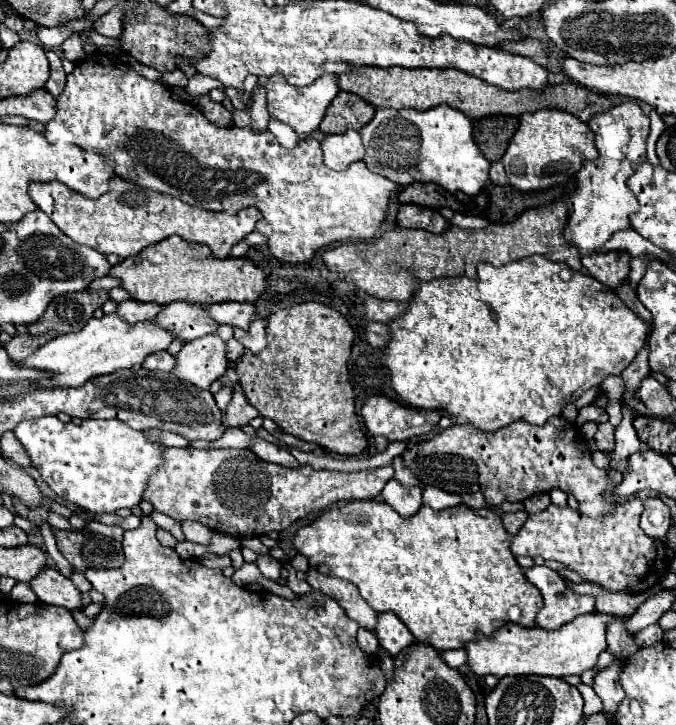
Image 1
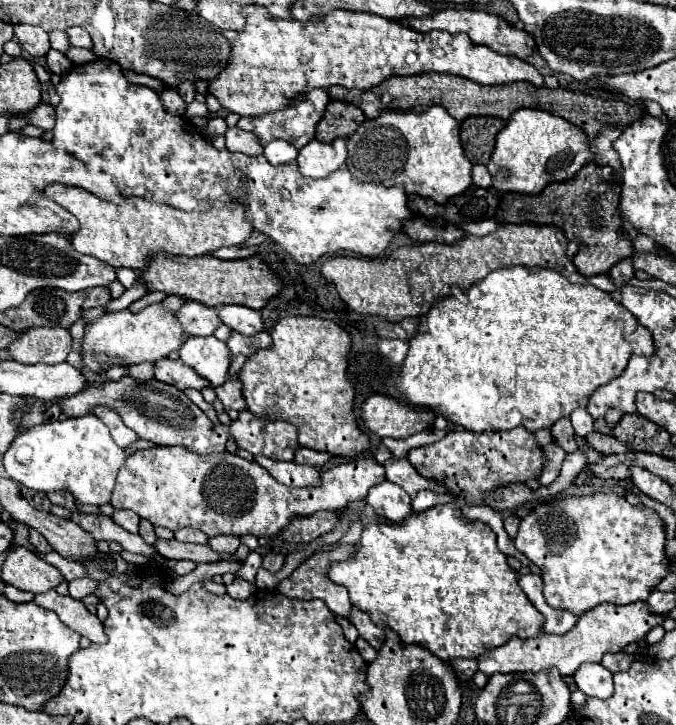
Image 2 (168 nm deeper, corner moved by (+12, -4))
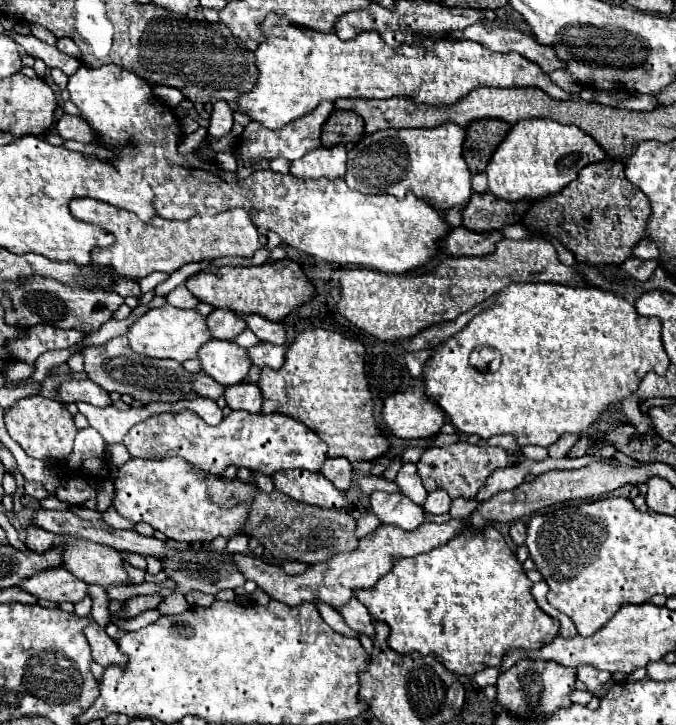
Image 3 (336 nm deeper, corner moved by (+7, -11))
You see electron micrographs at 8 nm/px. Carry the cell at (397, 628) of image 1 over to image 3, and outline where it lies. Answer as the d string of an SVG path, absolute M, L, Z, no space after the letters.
M351 598L347 604L343 604L339 608L339 614L343 616L345 624L355 630L355 632L361 632L361 634L367 634L367 636L373 636L375 634L375 628L373 628L373 620L367 612L367 608L357 600L357 598Z

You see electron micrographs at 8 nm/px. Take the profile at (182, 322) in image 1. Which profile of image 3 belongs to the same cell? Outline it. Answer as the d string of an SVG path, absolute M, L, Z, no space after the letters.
M227 308L215 310L211 316L207 316L207 324L209 324L211 336L217 340L235 340L247 328L245 318L241 318L239 314Z

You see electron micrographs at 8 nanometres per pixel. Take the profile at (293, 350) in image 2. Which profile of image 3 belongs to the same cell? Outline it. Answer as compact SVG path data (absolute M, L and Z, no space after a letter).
M315 328L301 332L285 354L285 364L281 370L263 368L259 388L263 392L263 412L265 414L285 414L301 420L307 428L317 432L321 440L327 442L329 458L343 456L349 462L357 460L377 460L389 450L389 438L379 430L373 414L373 394L365 376L365 348L359 340L345 338L339 332Z

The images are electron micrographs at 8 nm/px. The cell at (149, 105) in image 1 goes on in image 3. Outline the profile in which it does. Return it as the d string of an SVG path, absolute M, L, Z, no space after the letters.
M115 64L101 66L101 68L79 68L73 76L69 76L67 84L71 92L71 102L83 112L83 120L93 126L97 132L93 144L105 146L117 152L117 158L111 162L115 168L121 170L141 170L155 190L157 204L155 210L159 216L169 220L189 220L191 216L199 214L219 214L223 210L243 206L253 214L255 226L267 234L269 230L277 232L287 246L293 246L309 256L321 258L331 264L353 264L379 270L383 274L405 274L409 270L417 270L425 266L435 254L441 250L441 240L449 234L449 224L445 216L435 212L425 200L407 192L403 200L395 196L365 196L357 190L351 190L345 180L311 180L311 186L305 180L299 180L291 174L279 174L273 170L259 170L253 172L245 180L237 180L233 172L223 172L215 164L197 158L197 154L179 154L177 148L183 142L183 132L179 128L177 116L163 104L159 104L147 84L147 80L135 76L129 70L117 68Z

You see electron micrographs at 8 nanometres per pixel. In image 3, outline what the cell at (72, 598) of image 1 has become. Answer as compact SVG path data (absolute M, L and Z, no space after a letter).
M91 622L85 628L85 636L87 636L89 646L93 650L93 660L97 664L101 664L103 668L107 668L111 664L117 664L117 666L125 666L127 664L127 656L119 650L117 642L113 638L109 638L107 632L101 626Z

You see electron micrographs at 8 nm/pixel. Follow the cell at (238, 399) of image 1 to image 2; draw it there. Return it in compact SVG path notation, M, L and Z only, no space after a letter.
M228 379L224 385L214 389L218 399L222 401L224 409L234 409L234 411L244 411L246 409L246 401L242 397L242 385L238 383L238 379Z

